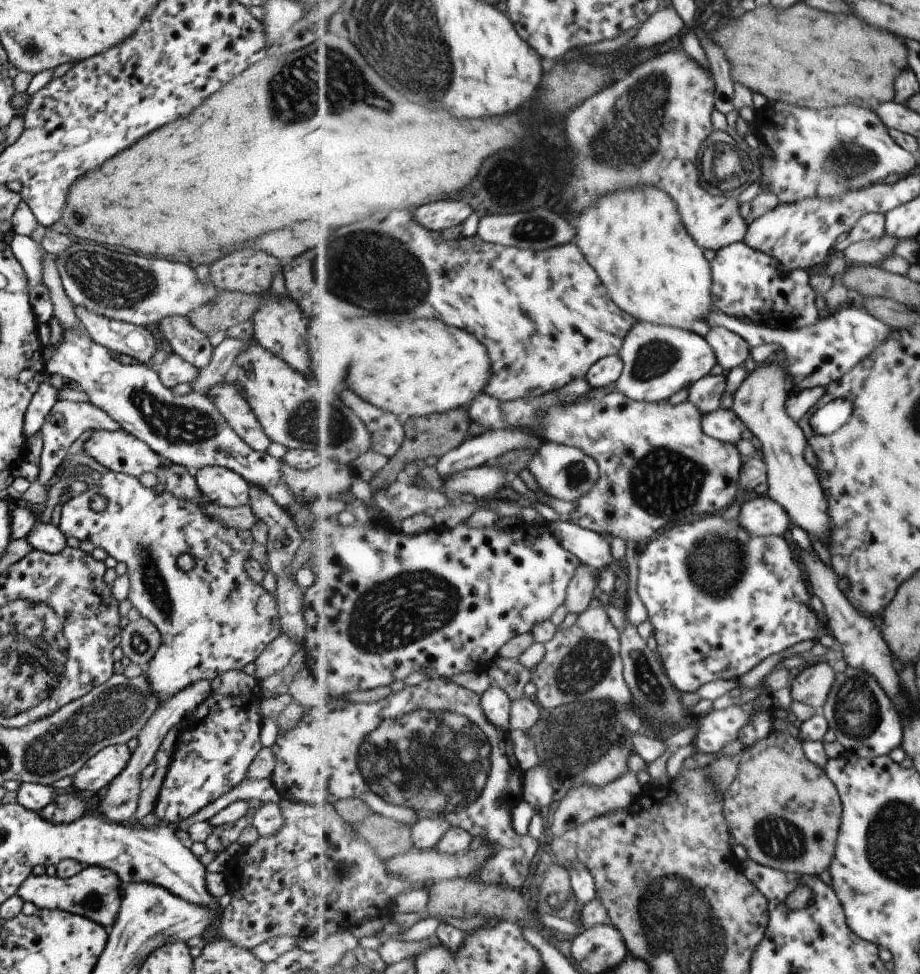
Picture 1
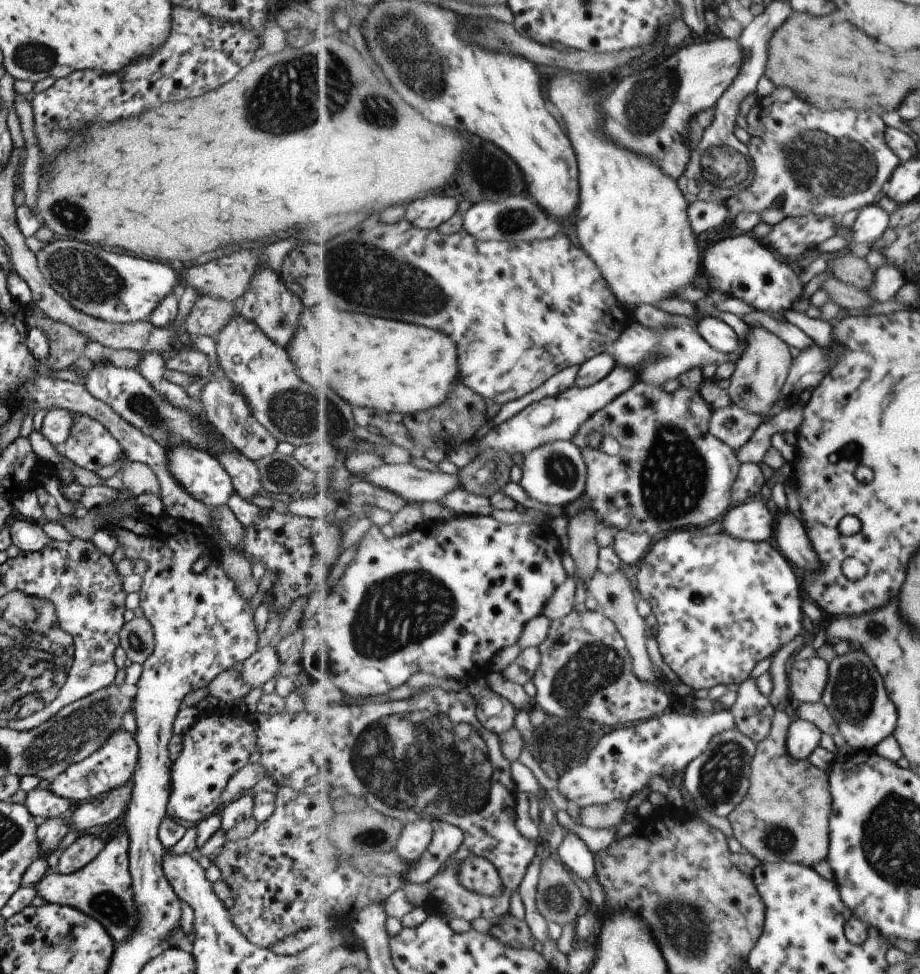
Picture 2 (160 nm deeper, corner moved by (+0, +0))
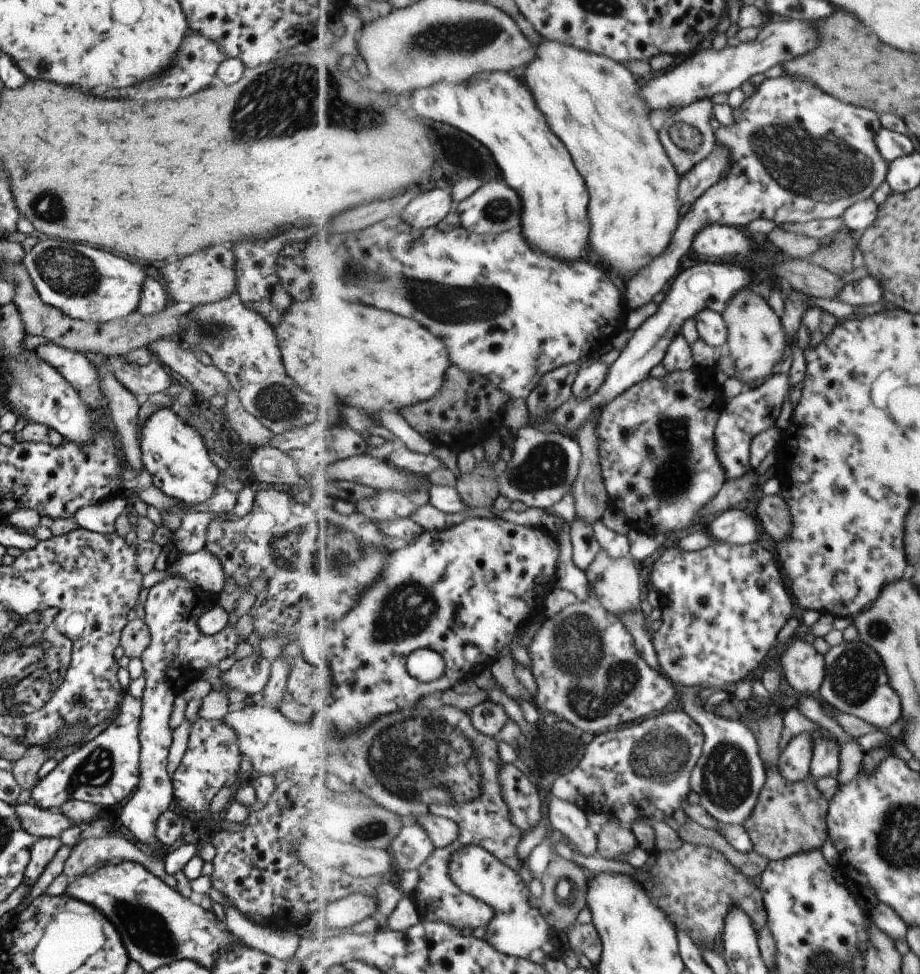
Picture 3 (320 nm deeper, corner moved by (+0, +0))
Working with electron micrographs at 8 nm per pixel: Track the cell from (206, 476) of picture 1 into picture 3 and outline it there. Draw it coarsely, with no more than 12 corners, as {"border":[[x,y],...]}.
{"border":[[170,407],[139,428],[142,468],[188,505],[215,494],[202,436]]}

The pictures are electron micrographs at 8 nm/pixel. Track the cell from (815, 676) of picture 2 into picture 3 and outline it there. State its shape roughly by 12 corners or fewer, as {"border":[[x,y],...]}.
{"border":[[792,639],[780,657],[788,684],[820,692],[828,676],[824,655]]}

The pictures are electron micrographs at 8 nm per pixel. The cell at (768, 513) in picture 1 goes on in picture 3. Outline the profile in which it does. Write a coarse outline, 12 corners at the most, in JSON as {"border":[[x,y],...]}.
{"border":[[737,508],[710,522],[711,541],[748,545],[763,526]]}

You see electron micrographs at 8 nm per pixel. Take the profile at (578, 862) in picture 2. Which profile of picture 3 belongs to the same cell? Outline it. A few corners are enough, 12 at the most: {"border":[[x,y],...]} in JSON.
{"border":[[551,796],[548,818],[584,856],[598,854],[587,811]]}

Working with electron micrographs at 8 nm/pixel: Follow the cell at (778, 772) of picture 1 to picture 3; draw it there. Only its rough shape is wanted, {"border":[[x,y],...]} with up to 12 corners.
{"border":[[777,767],[743,825],[771,861],[820,849],[829,802]]}

